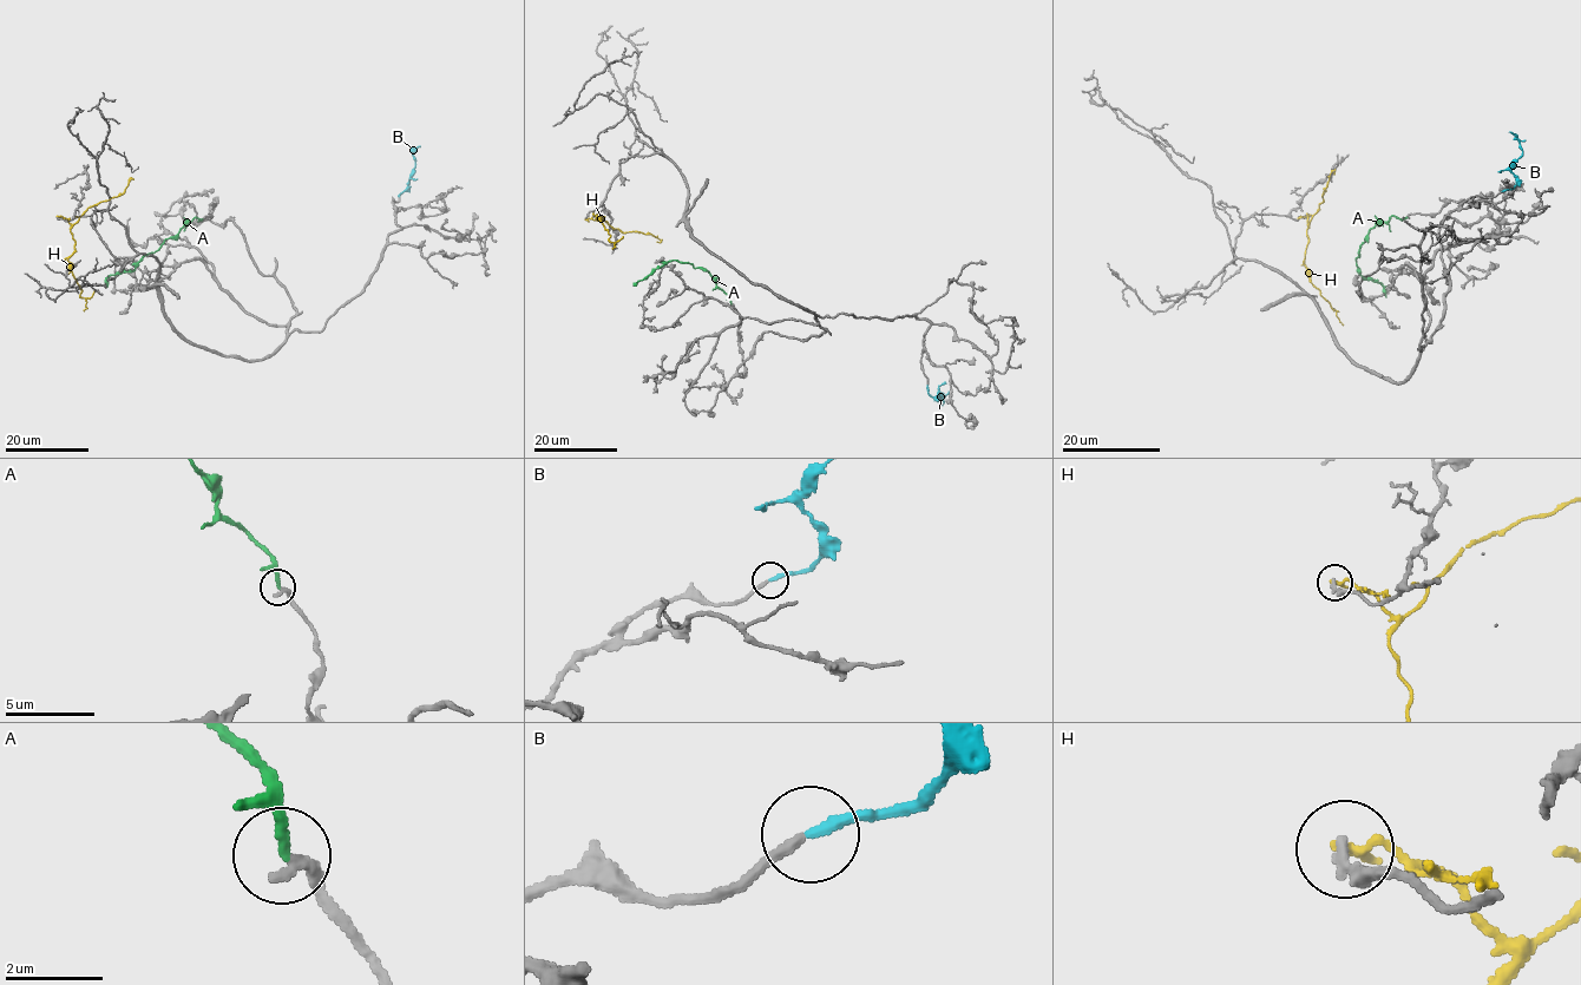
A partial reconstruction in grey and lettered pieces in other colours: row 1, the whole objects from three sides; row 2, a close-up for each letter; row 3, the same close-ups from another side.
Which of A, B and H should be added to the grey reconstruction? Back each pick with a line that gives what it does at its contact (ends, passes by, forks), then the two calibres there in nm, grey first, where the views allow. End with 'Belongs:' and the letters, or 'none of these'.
B: it ends | 220/240 nm
Belongs: B

